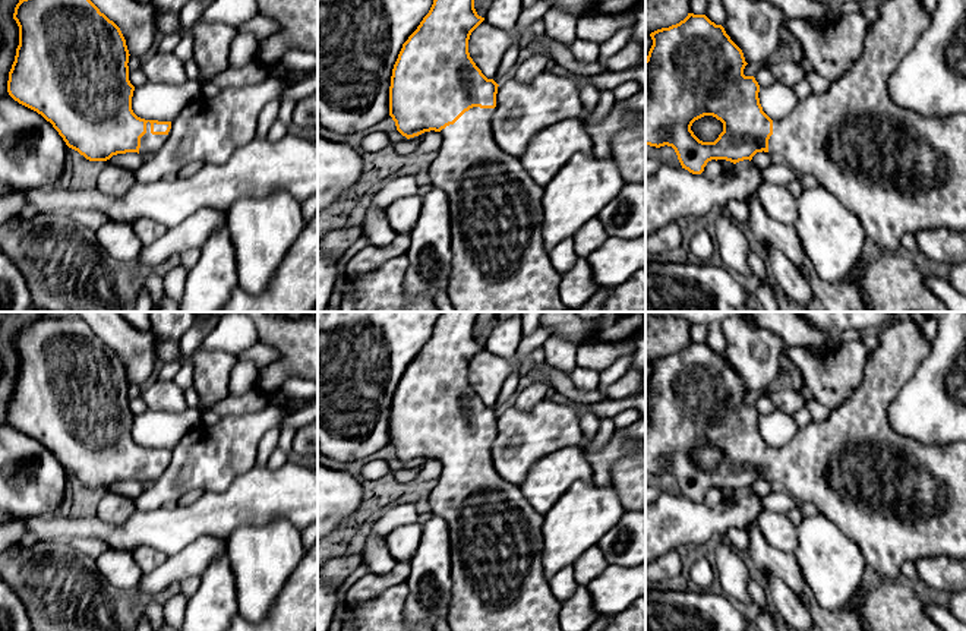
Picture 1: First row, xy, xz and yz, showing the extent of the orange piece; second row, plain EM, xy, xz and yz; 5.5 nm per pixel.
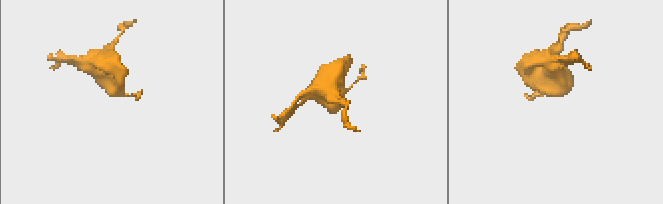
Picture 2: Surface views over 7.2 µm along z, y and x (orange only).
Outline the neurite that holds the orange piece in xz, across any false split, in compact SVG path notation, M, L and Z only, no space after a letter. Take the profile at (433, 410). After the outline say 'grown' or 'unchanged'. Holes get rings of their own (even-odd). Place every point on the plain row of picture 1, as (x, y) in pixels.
M441 312L429 341L423 346L417 357L402 372L398 387L392 397L389 414L389 444L395 449L397 458L407 467L419 464L424 460L439 460L442 473L436 486L429 495L429 505L433 515L443 518L449 527L451 549L451 577L452 577L452 600L448 612L448 625L451 631L564 631L559 622L562 602L559 602L544 577L543 567L543 514L537 512L527 502L518 485L503 480L495 470L492 461L492 445L496 435L498 411L487 407L476 394L468 381L468 367L471 360L484 348L474 337L474 324L479 312Z | grown

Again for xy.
M75 315L41 318L19 328L13 347L19 354L19 373L7 420L15 429L41 442L69 476L89 489L107 489L126 480L146 485L161 476L171 449L145 448L133 441L126 367L88 324Z | grown

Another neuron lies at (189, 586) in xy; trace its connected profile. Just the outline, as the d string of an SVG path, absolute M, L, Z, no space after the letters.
M189 577L180 583L181 593L190 599L199 589L201 586L201 577Z

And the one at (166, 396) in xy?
M155 378L148 387L142 388L141 398L149 408L160 408L167 413L183 413L189 408L184 391L181 391L173 381L161 381Z

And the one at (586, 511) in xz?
M574 482L543 515L544 577L550 580L565 567L572 567L624 514L613 483Z

